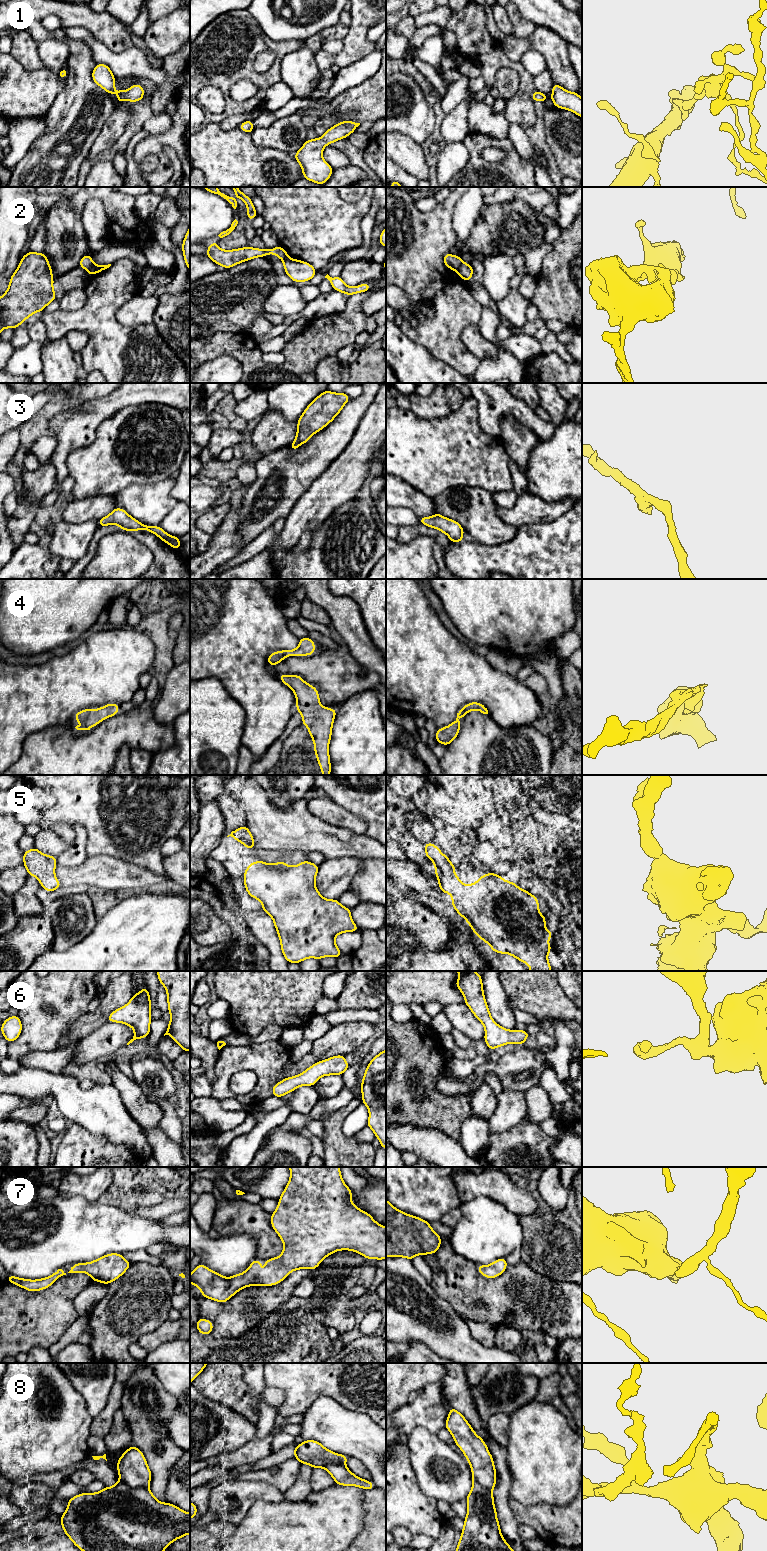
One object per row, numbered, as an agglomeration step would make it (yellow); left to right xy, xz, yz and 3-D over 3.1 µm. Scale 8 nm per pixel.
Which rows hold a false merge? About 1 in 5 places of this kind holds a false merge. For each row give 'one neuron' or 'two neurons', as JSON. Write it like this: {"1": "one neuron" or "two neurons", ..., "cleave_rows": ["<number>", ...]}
{"1": "one neuron", "2": "two neurons", "3": "one neuron", "4": "one neuron", "5": "one neuron", "6": "one neuron", "7": "one neuron", "8": "one neuron", "cleave_rows": ["2"]}

